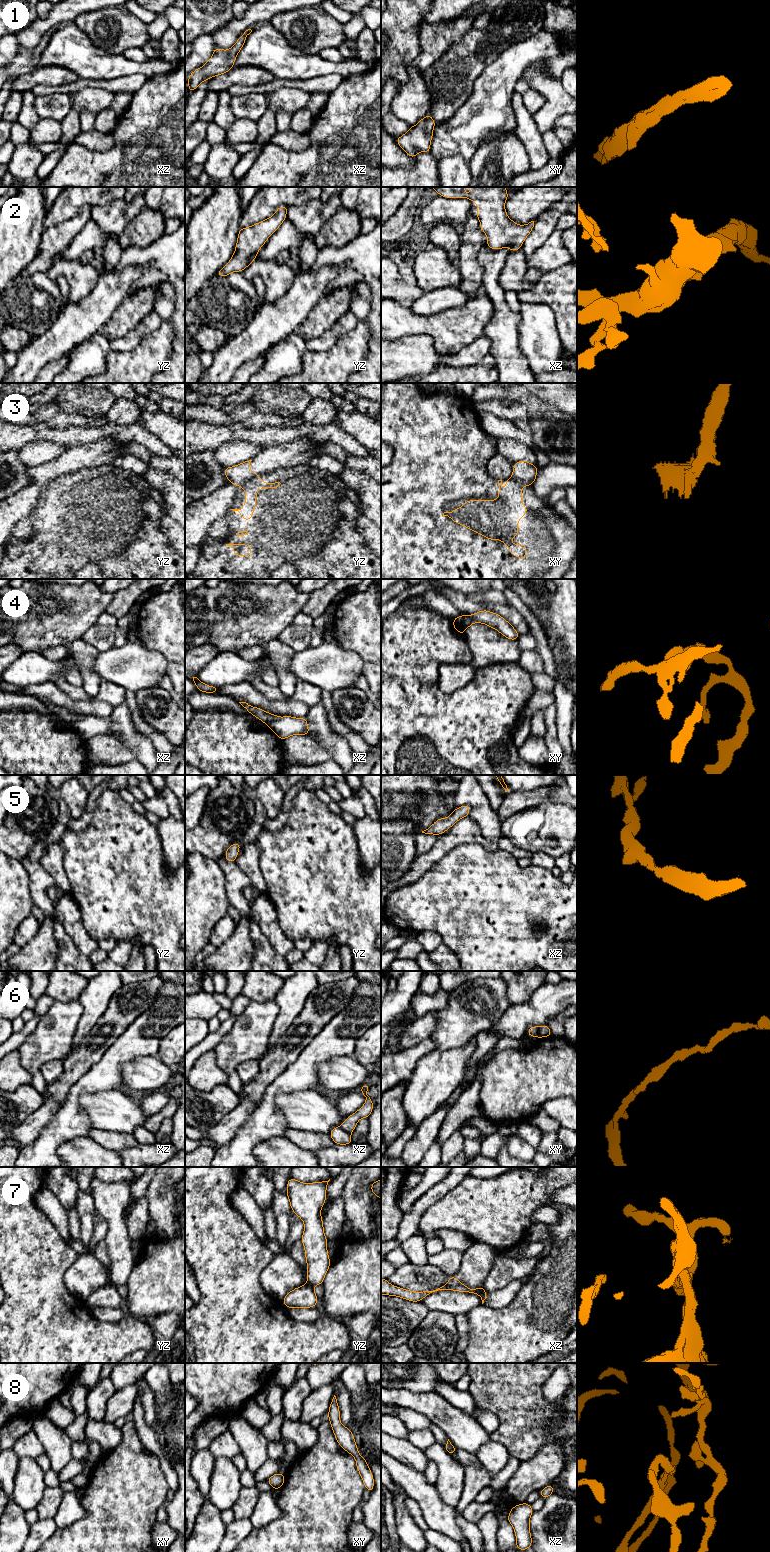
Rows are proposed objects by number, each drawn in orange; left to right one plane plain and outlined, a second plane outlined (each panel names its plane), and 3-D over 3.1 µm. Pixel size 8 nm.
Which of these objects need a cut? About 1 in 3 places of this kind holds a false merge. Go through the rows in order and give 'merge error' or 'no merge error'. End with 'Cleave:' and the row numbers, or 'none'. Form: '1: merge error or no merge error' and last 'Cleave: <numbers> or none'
1: no merge error
2: no merge error
3: merge error
4: merge error
5: no merge error
6: merge error
7: merge error
8: no merge error
Cleave: 3, 4, 6, 7

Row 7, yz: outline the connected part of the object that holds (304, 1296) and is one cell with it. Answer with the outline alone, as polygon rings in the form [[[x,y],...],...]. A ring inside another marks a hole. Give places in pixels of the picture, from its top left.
[[[310,1284],[299,1286],[289,1293],[283,1299],[283,1304],[288,1308],[312,1308],[317,1305],[316,1292]]]

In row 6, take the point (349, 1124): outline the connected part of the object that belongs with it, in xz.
[[[366,1083],[359,1089],[359,1091],[366,1097],[365,1103],[360,1109],[358,1109],[355,1113],[349,1115],[346,1120],[341,1123],[340,1127],[344,1131],[351,1134],[361,1118],[369,1118],[374,1108],[372,1099],[367,1095],[367,1091],[370,1087],[371,1085],[369,1083]]]

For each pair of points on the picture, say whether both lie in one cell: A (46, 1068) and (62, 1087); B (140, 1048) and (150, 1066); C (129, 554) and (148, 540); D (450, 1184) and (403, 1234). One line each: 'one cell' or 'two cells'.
A: two cells
B: two cells
C: one cell
D: one cell

